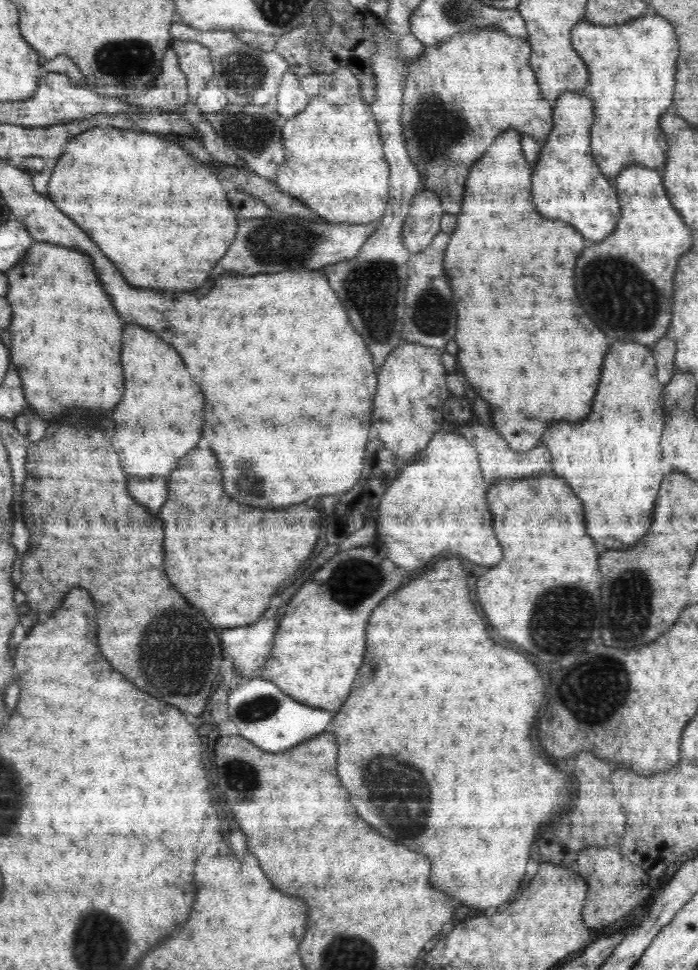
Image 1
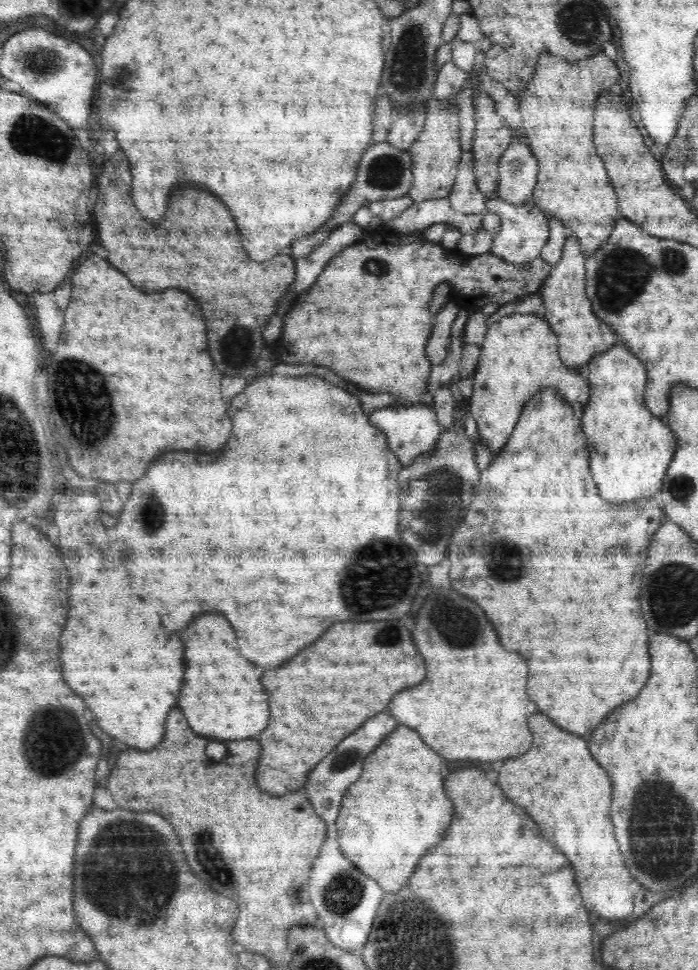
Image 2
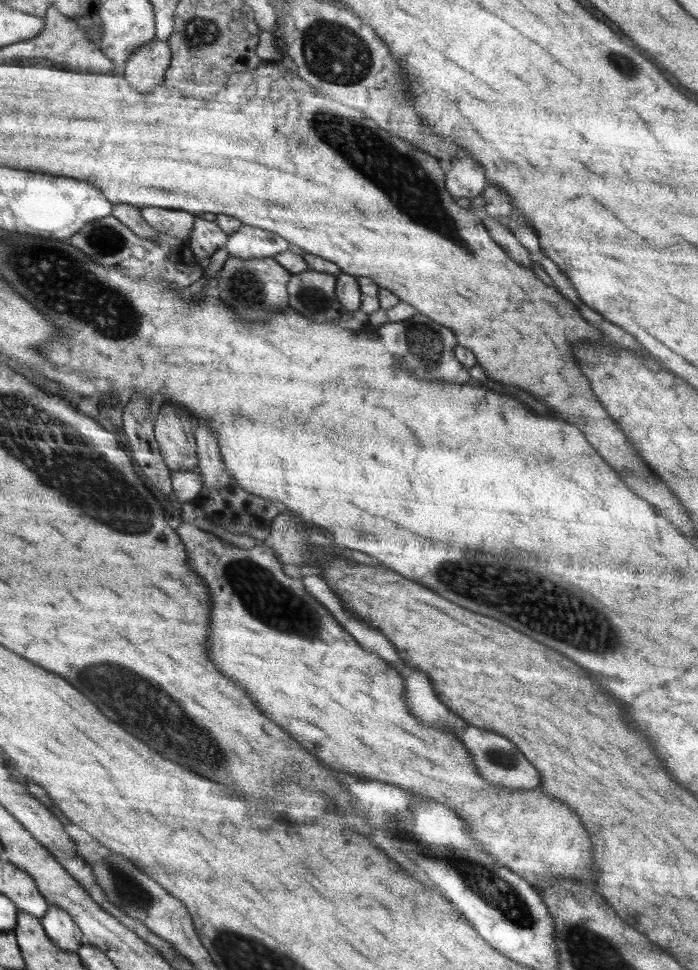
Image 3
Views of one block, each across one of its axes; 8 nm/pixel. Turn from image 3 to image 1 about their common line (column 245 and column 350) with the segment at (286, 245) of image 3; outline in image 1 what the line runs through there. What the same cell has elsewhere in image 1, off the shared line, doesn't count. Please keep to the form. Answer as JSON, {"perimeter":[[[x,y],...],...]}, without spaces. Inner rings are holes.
{"perimeter":[[[272,211],[268,216],[240,222],[238,232],[236,232],[236,240],[230,246],[236,250],[228,250],[226,256],[216,264],[216,268],[222,268],[222,274],[228,270],[234,270],[234,272],[240,272],[244,276],[252,276],[254,272],[272,274],[272,272],[284,272],[284,270],[300,270],[299,268],[302,266],[306,270],[321,270],[324,266],[354,258],[364,241],[378,228],[379,224],[380,220],[361,225],[334,222],[319,223],[317,220],[308,220],[301,216]]]}

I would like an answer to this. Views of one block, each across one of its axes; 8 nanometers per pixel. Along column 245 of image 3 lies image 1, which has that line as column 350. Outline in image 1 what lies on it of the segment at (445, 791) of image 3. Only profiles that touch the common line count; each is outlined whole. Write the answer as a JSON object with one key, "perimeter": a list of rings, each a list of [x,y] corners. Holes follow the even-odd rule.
{"perimeter":[[[378,546],[340,551],[331,558],[324,568],[312,574],[310,580],[298,590],[290,600],[284,618],[276,630],[271,655],[267,658],[259,676],[272,680],[288,696],[312,704],[312,708],[322,708],[336,712],[348,698],[348,692],[356,680],[356,674],[364,660],[366,650],[366,622],[372,610],[402,584],[402,576],[394,571],[395,564],[386,556],[386,551]]]}

